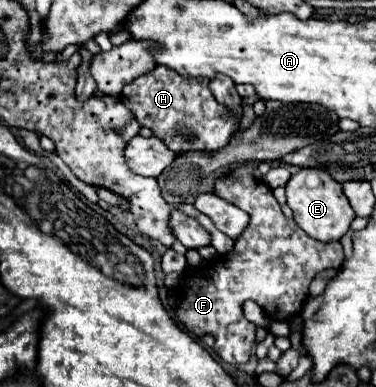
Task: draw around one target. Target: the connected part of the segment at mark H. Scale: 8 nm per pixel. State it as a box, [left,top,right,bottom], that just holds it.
[119,67,239,151]

